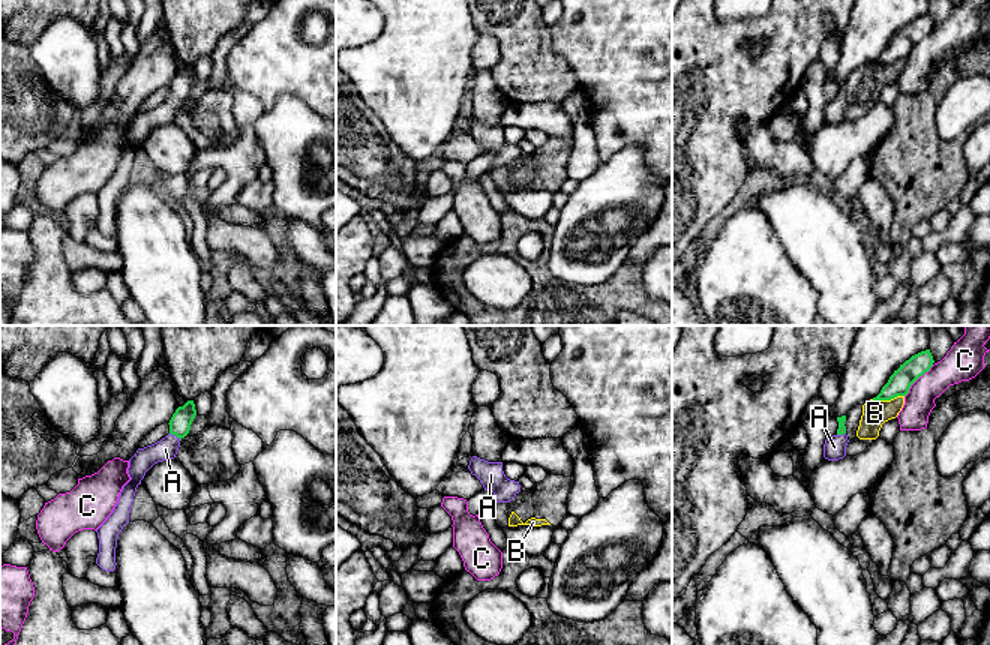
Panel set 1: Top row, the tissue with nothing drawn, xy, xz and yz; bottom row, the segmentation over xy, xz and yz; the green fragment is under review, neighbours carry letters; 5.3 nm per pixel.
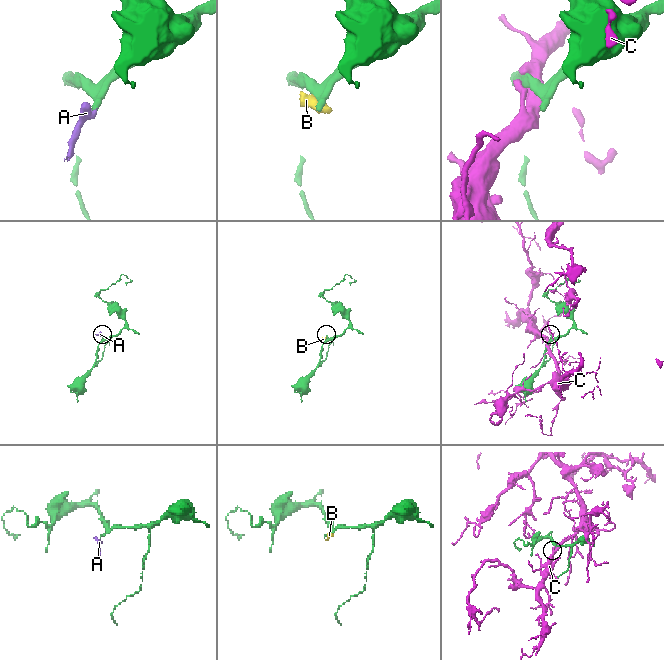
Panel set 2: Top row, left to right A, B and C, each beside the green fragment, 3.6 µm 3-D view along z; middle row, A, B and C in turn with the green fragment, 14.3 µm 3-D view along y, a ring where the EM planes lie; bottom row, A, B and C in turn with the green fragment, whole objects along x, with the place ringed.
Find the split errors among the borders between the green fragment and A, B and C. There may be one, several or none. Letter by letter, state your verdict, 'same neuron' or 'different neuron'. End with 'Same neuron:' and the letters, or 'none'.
A: same neuron
B: different neuron
C: different neuron
Same neuron: A

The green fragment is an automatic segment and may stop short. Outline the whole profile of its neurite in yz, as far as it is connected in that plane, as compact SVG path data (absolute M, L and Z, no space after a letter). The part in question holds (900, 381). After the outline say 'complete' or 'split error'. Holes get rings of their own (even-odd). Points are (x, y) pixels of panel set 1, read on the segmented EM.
M930 350L921 351L906 360L894 374L888 382L882 387L880 393L873 400L891 400L897 396L906 396L910 386L930 370L934 360Z; complete

